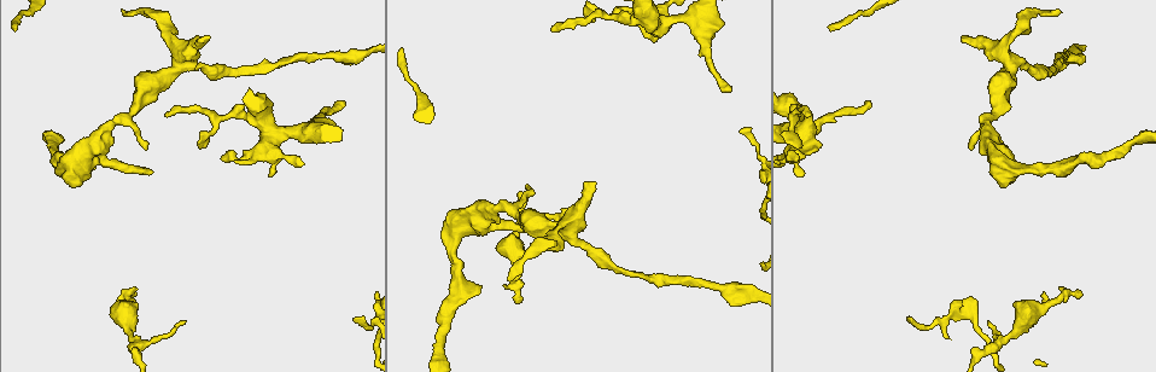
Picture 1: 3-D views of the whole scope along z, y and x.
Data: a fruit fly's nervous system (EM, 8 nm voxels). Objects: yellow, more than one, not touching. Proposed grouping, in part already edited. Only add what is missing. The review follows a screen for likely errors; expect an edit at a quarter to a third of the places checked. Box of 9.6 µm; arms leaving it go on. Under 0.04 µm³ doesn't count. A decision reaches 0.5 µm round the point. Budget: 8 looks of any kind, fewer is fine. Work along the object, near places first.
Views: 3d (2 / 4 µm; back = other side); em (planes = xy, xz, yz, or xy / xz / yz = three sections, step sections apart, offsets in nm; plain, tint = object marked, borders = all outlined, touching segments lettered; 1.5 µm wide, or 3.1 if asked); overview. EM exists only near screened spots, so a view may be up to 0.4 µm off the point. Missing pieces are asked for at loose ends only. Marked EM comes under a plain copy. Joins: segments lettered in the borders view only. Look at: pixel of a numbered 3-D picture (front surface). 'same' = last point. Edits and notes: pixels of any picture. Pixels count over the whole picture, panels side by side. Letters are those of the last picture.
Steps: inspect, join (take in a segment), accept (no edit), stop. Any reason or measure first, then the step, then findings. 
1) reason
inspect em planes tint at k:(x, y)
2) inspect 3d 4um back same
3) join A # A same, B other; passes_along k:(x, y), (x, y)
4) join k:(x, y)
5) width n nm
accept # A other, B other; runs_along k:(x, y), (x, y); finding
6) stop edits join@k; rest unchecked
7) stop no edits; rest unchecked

branch stops here
inspect 3d 2um at 1:(271, 173)

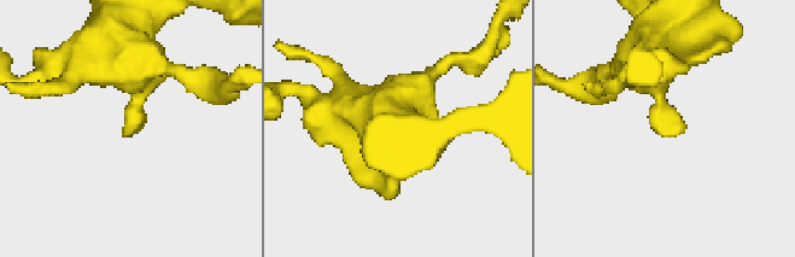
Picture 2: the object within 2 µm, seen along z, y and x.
now the EM
inspect em xy step 8 borders at 2:(679, 133)

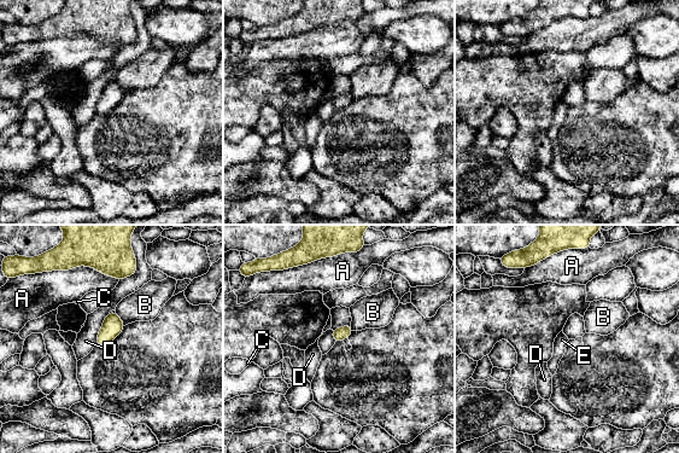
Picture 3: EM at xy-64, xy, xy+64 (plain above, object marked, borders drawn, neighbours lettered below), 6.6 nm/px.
another direction
inspect em planes borders same

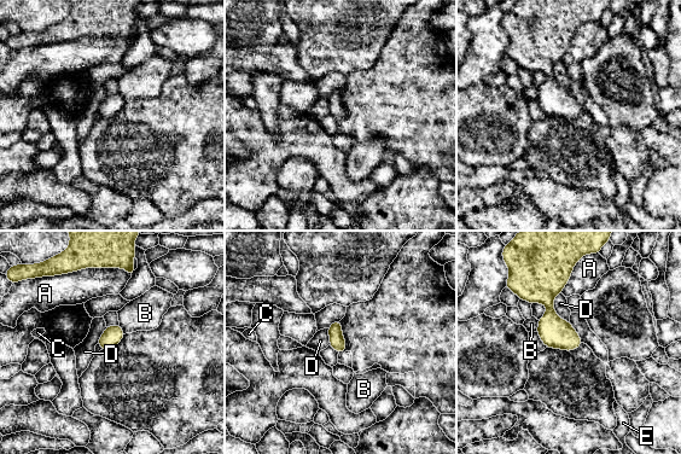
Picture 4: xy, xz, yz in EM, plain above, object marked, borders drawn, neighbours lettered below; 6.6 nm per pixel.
accept # A other, B other, C other, D other, E other; none of them fits

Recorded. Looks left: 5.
branch stops here
inspect 3d 2um at 1:(963, 37)

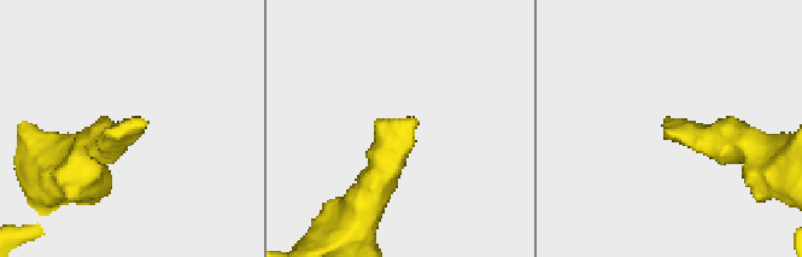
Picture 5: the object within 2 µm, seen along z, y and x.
inspect em planes borders at 5:(413, 121)

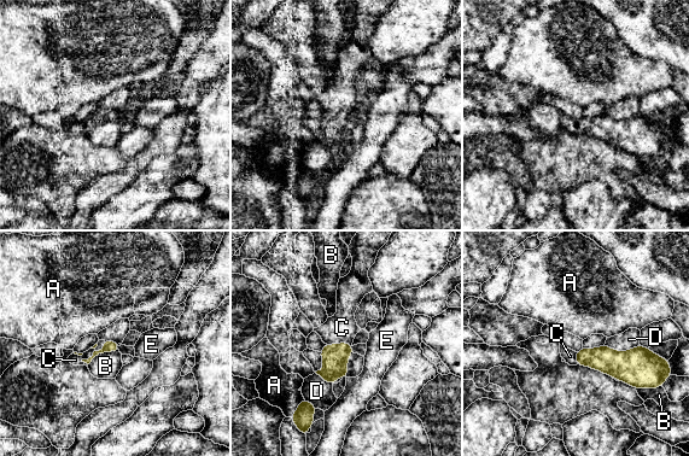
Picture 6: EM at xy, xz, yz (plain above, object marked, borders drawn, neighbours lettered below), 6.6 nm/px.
join C # A other, B other, C same, D other, E other; it goes on there

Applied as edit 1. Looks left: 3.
branch stops here
inspect em planes borders at 1:(182, 321)

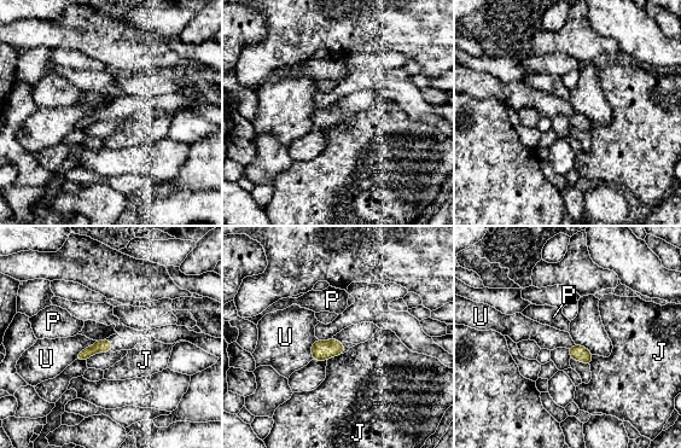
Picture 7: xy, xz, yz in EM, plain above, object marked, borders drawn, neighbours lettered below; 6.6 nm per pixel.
width 80 nm
accept # J other, P other, U other; border 7:(97, 341), (83, 348), (75, 359); no lettered segment goes on from it

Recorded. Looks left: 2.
stop edits join@6; rest unchecked

